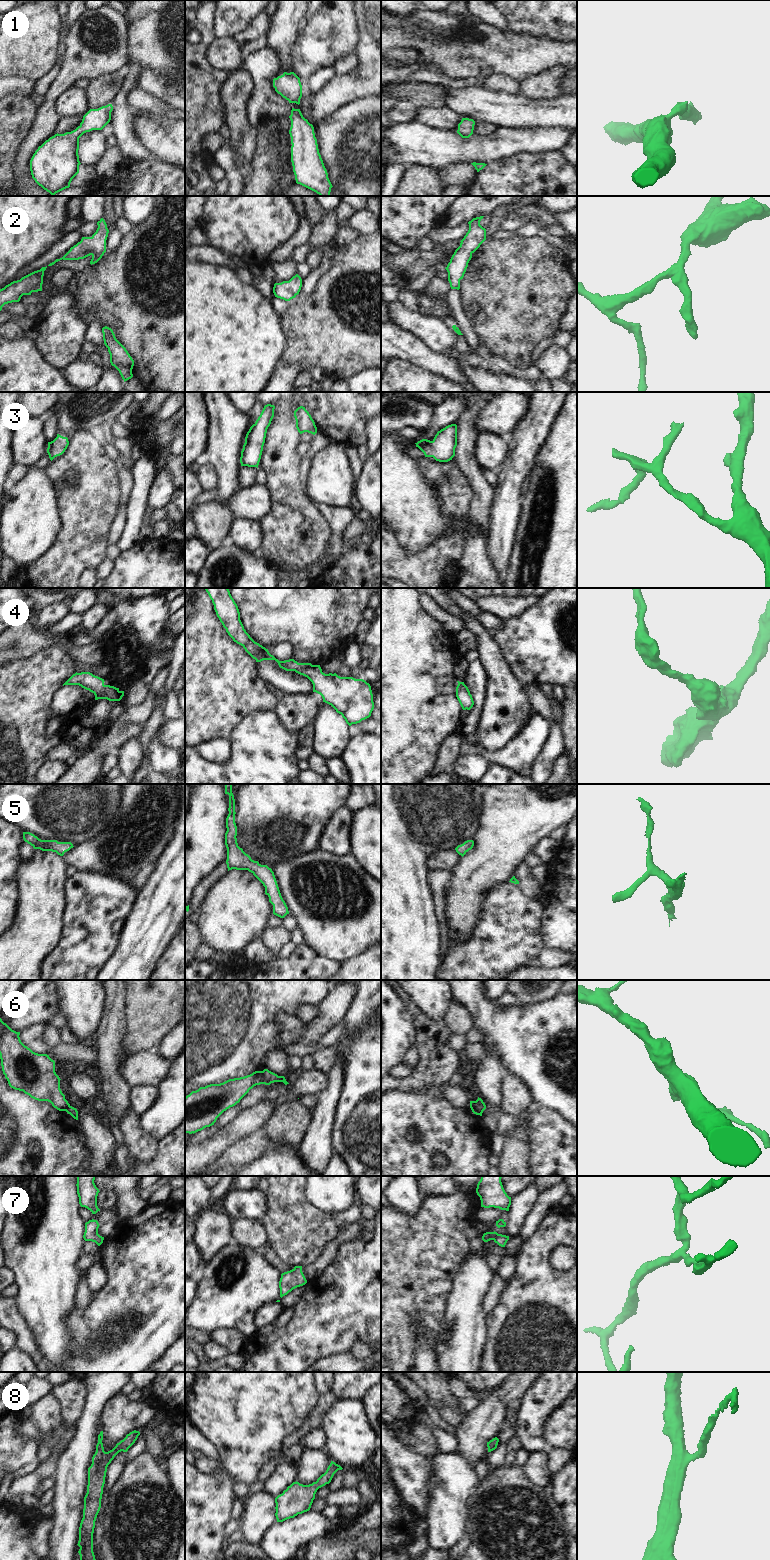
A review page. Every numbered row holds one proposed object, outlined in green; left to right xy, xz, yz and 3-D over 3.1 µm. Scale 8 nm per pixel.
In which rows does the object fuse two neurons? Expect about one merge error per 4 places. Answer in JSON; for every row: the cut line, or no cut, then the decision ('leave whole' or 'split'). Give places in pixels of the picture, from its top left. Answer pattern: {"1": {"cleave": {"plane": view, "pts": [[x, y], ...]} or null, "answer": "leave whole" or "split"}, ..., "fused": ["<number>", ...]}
{"1": {"cleave": null, "answer": "leave whole"}, "2": {"cleave": null, "answer": "leave whole"}, "3": {"cleave": null, "answer": "leave whole"}, "4": {"cleave": null, "answer": "leave whole"}, "5": {"cleave": null, "answer": "leave whole"}, "6": {"cleave": {"plane": "xz", "pts": [[261, 1071], [265, 1083]]}, "answer": "split"}, "7": {"cleave": null, "answer": "leave whole"}, "8": {"cleave": null, "answer": "leave whole"}, "fused": ["6"]}

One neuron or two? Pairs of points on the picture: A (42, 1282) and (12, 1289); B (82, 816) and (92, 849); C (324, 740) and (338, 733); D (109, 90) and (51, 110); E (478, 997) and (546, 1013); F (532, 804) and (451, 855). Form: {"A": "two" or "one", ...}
{"A": "two", "B": "two", "C": "one", "D": "two", "E": "one", "F": "two"}

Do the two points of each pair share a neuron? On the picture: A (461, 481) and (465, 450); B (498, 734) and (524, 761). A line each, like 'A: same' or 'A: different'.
A: different
B: different

